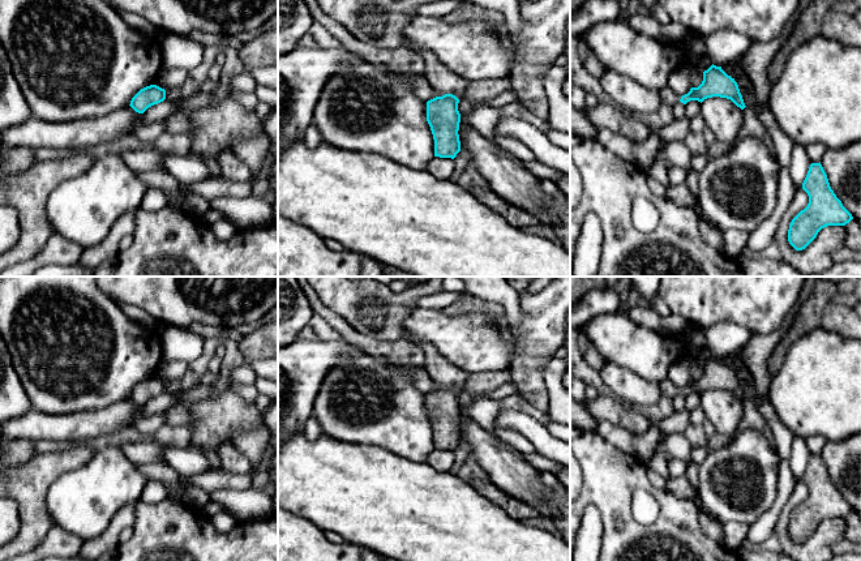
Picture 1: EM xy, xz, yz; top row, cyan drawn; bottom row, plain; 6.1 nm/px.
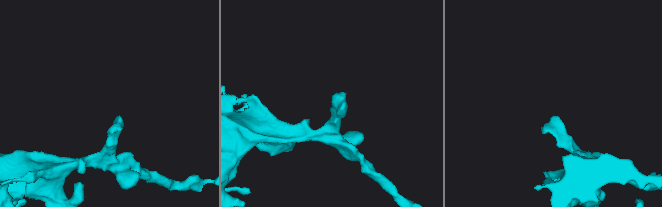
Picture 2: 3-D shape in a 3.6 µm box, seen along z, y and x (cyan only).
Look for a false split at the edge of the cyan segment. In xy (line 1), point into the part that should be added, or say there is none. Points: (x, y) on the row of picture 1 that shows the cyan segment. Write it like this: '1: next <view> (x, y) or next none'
1: next none

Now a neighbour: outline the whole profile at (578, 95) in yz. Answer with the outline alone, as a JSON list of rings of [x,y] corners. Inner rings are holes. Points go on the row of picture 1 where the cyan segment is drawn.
[[[574,85],[573,90],[570,91],[570,103],[582,111],[586,106],[586,94],[587,93],[581,86]]]

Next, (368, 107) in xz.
[[[352,53],[325,82],[314,107],[312,123],[322,142],[348,151],[378,154],[412,170],[427,170],[434,158],[434,140],[427,121],[427,102],[415,95],[411,85],[416,77]]]

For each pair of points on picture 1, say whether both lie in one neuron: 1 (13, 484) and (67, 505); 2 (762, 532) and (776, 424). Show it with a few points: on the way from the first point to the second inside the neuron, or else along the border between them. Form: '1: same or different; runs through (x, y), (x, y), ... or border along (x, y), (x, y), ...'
1: different; border along (65, 472), (50, 487), (46, 499), (52, 526)
2: same; runs through (778, 505), (784, 488), (784, 452)

